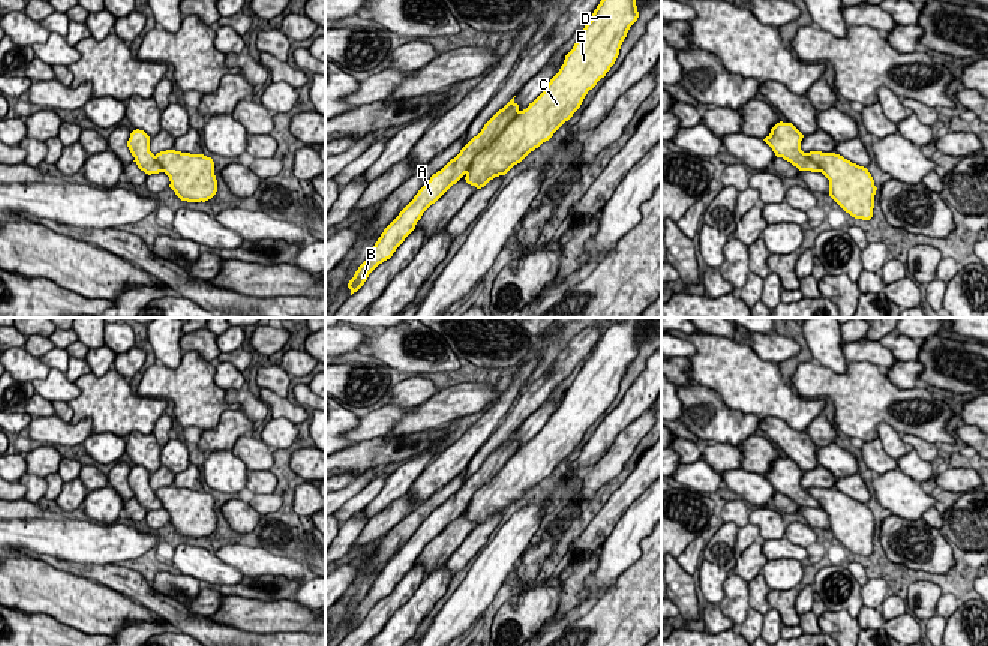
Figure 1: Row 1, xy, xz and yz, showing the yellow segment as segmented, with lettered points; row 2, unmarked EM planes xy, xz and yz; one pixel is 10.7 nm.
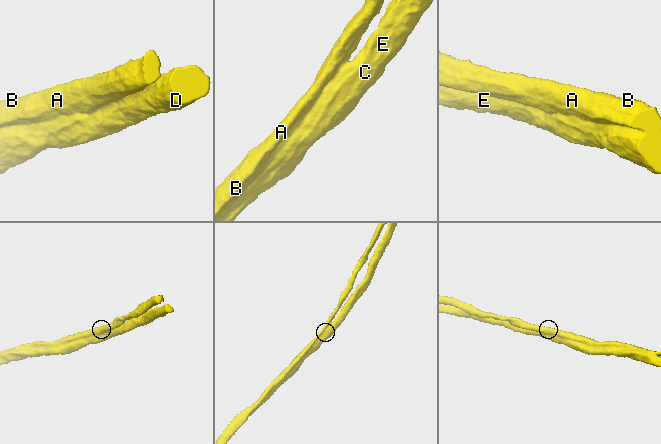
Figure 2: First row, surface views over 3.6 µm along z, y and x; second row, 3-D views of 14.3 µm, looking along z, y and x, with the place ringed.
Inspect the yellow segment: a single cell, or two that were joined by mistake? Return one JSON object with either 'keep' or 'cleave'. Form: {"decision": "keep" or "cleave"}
{"decision": "cleave"}

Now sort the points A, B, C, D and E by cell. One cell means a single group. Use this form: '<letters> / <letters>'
A B / C D E

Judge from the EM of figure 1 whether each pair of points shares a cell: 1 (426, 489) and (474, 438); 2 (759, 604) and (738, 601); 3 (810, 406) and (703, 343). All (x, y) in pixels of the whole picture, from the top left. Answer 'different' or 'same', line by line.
1: same
2: different
3: same

